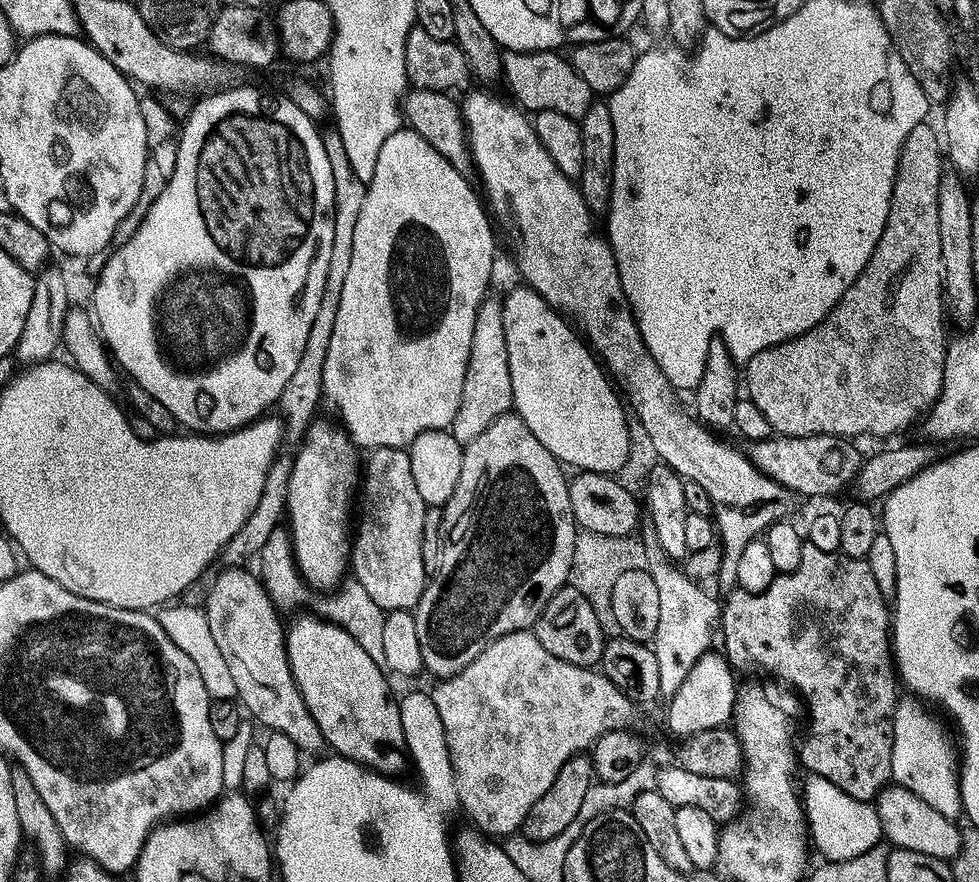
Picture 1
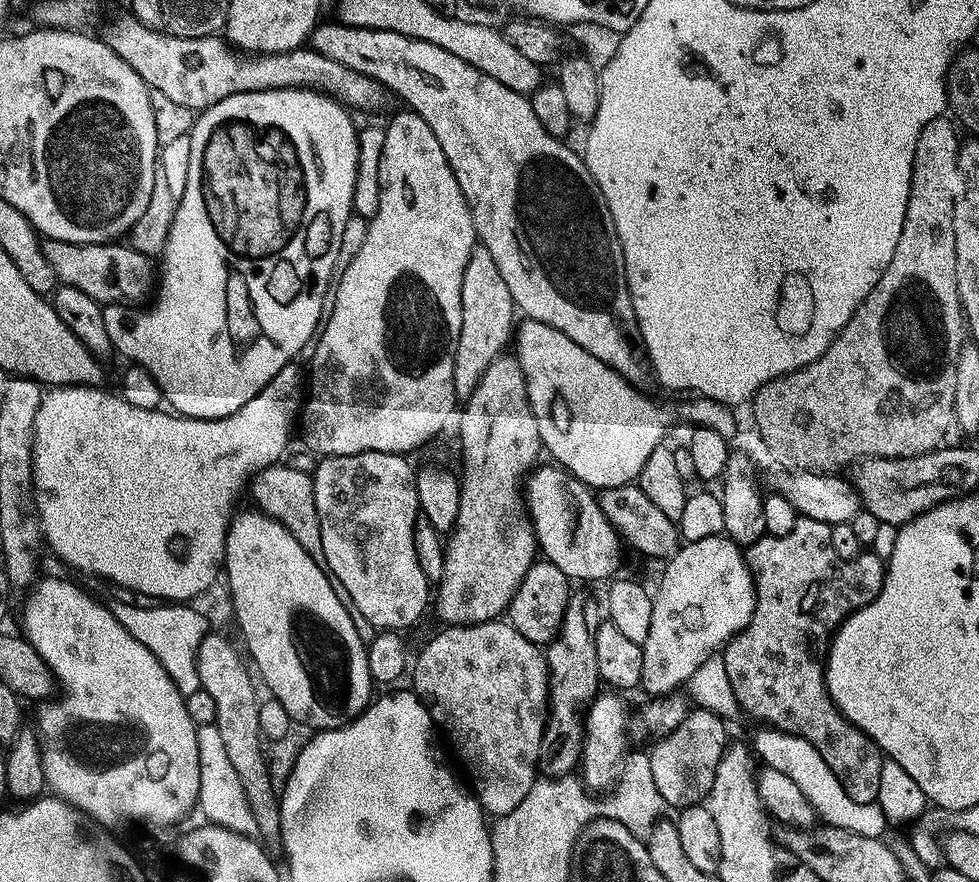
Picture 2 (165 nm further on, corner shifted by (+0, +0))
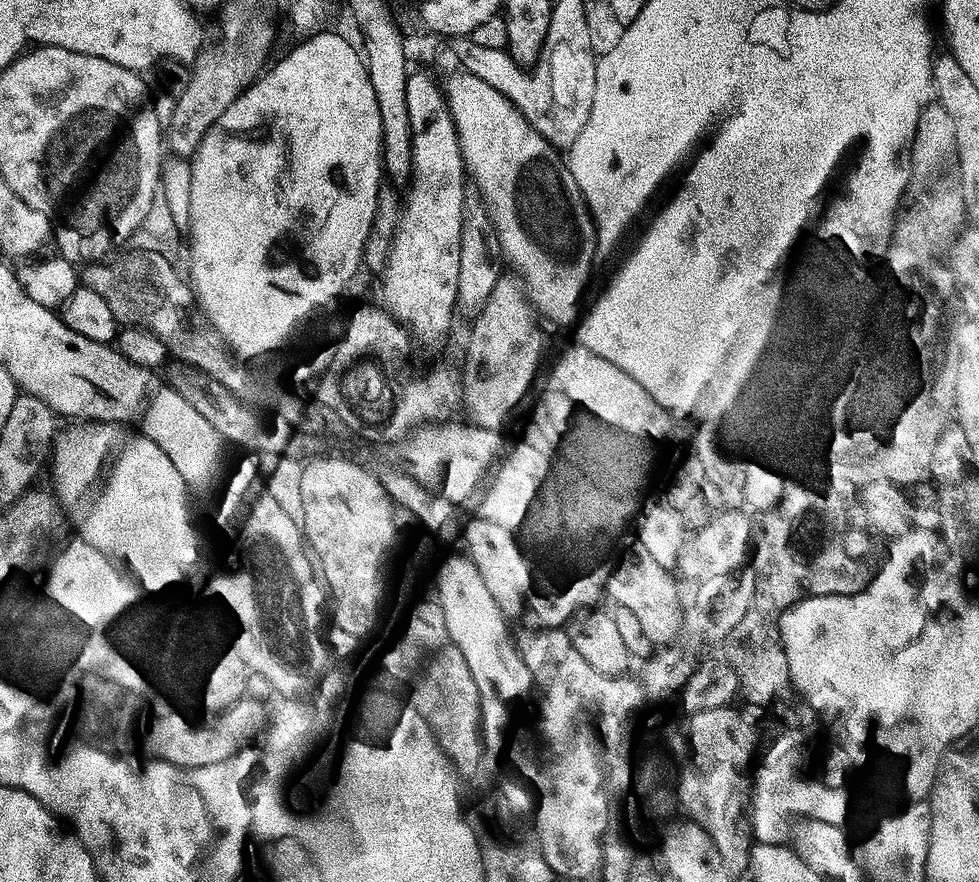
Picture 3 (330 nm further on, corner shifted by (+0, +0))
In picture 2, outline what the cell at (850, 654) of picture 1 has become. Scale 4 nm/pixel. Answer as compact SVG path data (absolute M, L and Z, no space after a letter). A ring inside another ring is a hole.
M809 516L797 518L790 534L765 534L760 537L746 548L744 560L748 563L756 586L754 614L748 625L722 649L727 677L740 703L741 713L761 720L761 725L801 736L806 742L812 743L837 776L847 795L858 803L877 803L886 757L864 731L854 727L836 709L824 680L824 666L828 646L837 628L848 615L878 598L884 585L885 561L868 554L861 554L853 560L838 558L832 541L832 525Z

